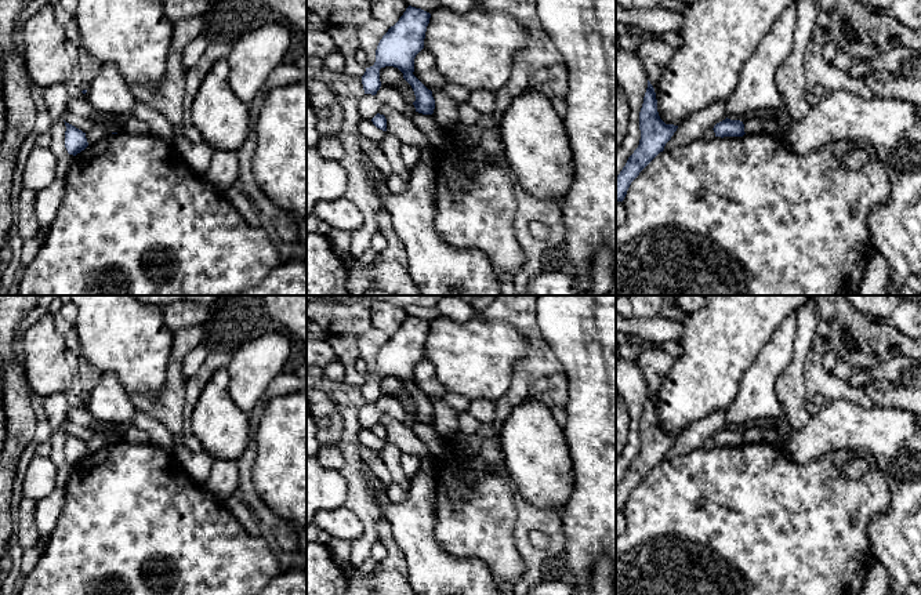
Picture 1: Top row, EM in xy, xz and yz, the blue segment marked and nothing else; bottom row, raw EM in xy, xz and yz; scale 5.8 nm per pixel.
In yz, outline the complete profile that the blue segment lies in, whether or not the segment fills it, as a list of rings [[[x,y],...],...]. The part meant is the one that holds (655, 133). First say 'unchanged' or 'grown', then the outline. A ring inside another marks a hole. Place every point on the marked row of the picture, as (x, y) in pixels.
unchanged; [[[648,80],[648,88],[639,112],[639,145],[616,177],[616,202],[624,200],[631,182],[660,152],[664,150],[666,144],[671,139],[677,128],[678,126],[666,124],[660,119],[656,92]]]

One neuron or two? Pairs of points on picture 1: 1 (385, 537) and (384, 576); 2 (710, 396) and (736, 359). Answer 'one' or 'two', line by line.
1: one
2: one

